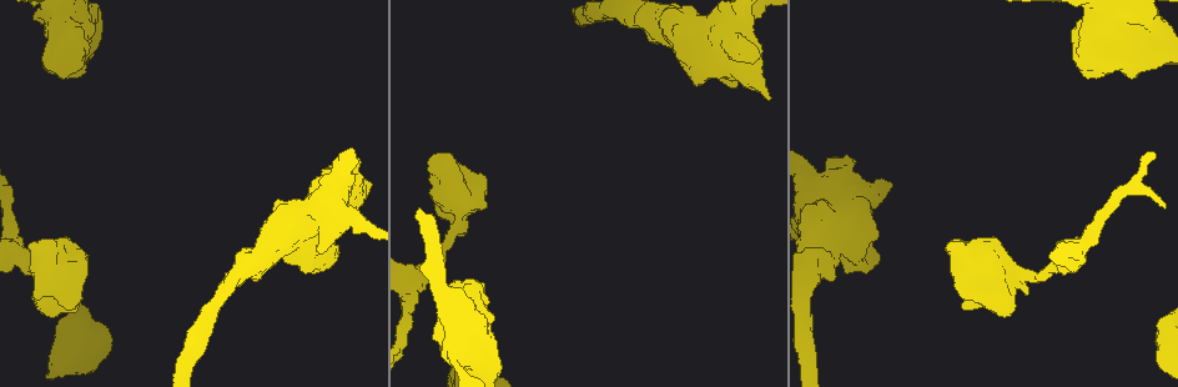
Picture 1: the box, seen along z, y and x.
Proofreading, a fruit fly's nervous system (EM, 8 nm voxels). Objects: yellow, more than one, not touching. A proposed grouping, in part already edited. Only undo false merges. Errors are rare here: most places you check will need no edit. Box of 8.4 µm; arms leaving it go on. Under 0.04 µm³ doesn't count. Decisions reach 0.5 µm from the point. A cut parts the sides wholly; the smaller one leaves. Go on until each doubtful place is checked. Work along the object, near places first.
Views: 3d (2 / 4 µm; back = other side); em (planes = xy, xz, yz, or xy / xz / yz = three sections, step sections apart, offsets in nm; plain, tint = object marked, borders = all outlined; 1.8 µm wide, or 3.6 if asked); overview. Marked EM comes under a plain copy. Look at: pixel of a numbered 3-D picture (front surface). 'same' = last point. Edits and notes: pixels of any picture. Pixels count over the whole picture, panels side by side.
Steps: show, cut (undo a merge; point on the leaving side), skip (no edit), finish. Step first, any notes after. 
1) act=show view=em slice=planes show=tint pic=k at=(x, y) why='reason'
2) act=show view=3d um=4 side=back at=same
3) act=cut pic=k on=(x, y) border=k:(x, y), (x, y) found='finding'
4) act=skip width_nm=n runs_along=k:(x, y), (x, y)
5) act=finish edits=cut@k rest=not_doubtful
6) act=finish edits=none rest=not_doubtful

act=show view=em um=3.6 slice=planes show=tint pic=1 at=(329, 225) why='calibre changes'

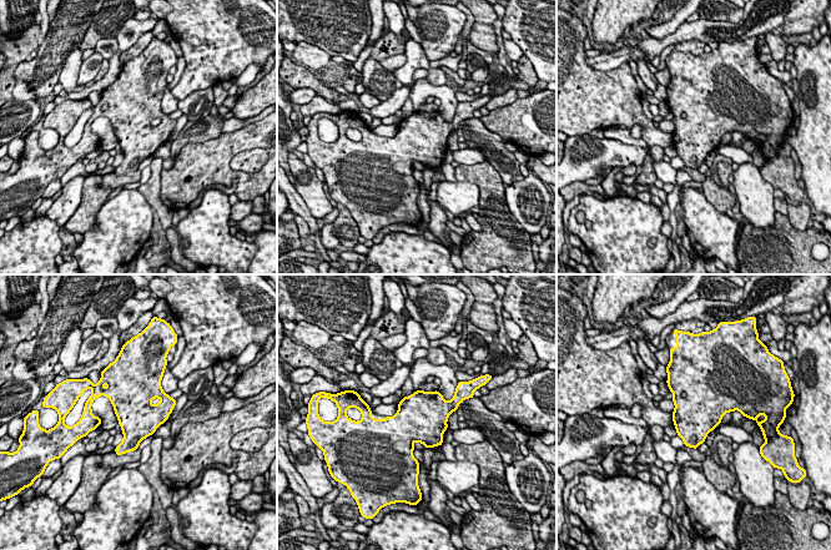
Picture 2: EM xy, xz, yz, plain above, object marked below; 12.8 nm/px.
act=skip found='all the same neuron'

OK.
act=show view=em um=3.6 slice=planes show=tint pic=1 at=(687, 39) why='sharp bend'

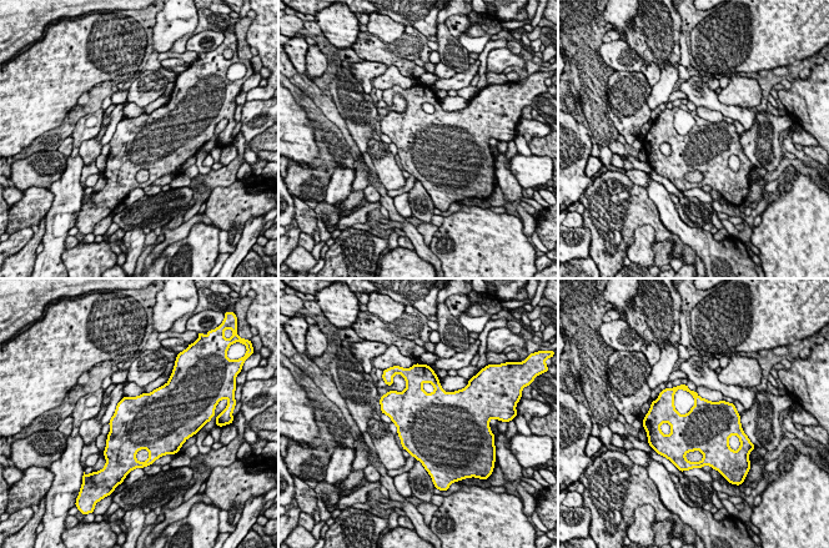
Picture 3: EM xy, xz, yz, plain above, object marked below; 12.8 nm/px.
act=skip width_nm=650 found='one neuron here'

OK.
act=show view=em um=3.6 slice=planes show=tint pic=1 at=(842, 165) why='closes a loop'

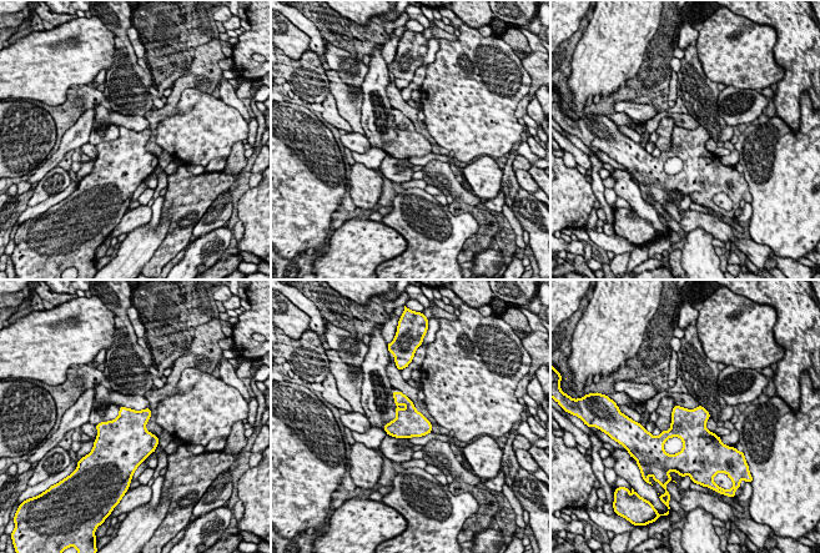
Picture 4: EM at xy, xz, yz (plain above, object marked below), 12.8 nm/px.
act=skip found='continuous, no second neuron'

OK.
act=finish edits=none rest=not_doubtful

